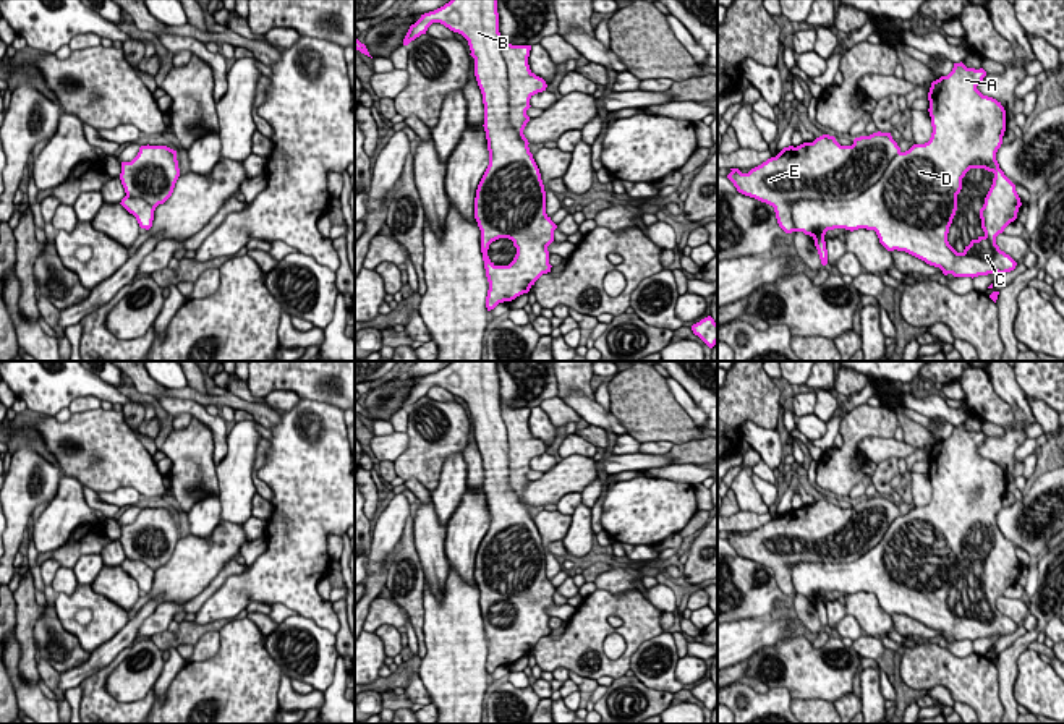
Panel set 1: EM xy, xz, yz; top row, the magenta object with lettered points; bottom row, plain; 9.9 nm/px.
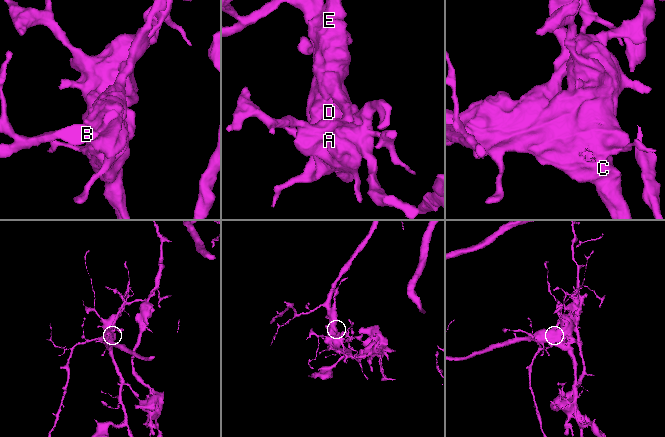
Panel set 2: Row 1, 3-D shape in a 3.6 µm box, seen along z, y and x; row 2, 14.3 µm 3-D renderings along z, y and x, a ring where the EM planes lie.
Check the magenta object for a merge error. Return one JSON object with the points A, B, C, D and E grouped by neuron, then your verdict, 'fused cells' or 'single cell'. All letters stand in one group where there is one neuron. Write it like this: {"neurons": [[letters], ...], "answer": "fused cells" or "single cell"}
{"neurons": [["A", "B", "C", "D"], ["E"]], "answer": "fused cells"}

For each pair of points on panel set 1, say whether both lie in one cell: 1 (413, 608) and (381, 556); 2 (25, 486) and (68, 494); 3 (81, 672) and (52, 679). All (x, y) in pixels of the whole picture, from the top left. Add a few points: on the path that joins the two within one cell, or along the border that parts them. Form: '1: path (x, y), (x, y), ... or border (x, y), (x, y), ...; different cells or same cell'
1: border (387, 567), (384, 585); different cells
2: border (63, 475), (55, 491); different cells
3: border (59, 674), (59, 687), (63, 692); different cells

